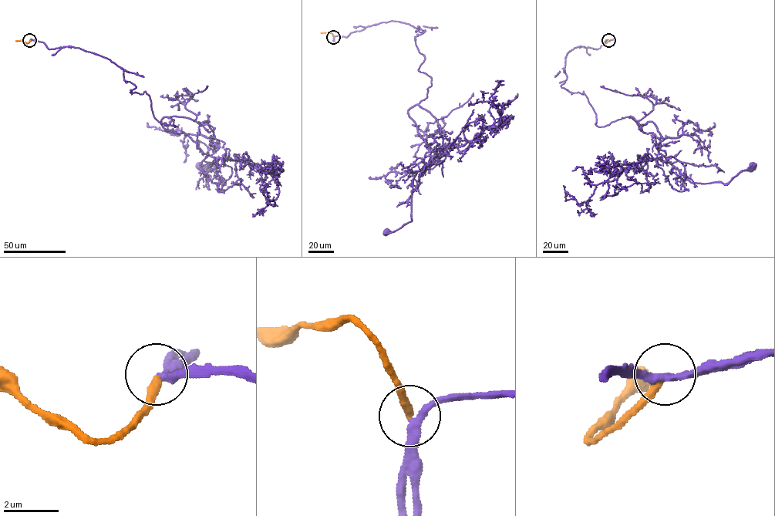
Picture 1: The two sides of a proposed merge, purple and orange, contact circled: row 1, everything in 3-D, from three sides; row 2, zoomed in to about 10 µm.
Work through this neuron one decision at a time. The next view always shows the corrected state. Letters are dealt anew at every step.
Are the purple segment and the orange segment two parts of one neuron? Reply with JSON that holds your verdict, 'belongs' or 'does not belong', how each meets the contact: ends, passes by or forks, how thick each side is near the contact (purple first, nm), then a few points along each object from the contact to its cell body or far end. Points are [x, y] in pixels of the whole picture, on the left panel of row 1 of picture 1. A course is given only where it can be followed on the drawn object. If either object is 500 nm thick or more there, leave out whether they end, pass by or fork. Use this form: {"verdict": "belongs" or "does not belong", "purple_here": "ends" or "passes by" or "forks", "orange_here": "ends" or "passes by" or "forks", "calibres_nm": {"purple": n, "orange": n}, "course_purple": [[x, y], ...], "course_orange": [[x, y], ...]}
{"verdict": "belongs", "purple_here": "passes by", "orange_here": "ends", "calibres_nm": {"purple": 240, "orange": 300}, "course_purple": [[30, 40], [121, 67], [225, 183], [198, 166]], "course_orange": [[29, 40], [27, 43], [15, 41]]}

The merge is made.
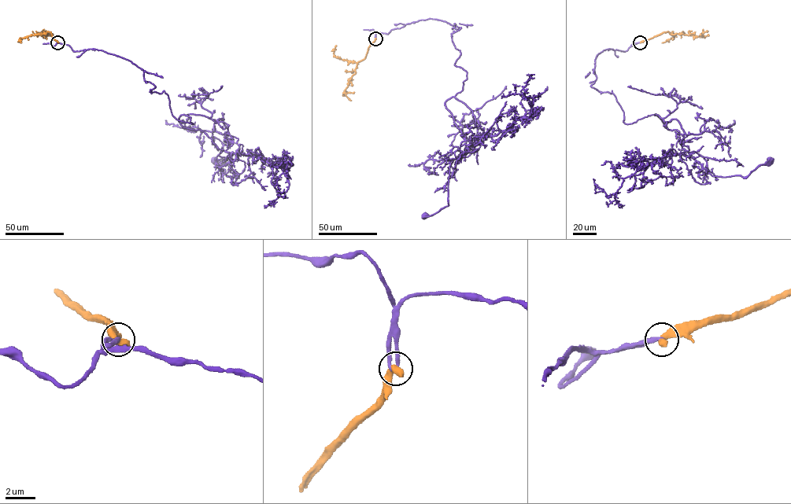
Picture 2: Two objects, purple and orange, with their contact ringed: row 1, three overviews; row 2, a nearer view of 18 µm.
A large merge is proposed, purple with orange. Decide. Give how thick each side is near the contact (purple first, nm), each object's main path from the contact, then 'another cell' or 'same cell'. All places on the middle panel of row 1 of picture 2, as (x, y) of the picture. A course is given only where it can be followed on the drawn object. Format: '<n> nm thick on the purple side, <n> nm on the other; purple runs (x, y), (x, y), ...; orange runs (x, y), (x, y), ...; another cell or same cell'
220 nm thick on the purple side, 600 nm on the other; purple runs (375, 38), (429, 19), (461, 27), (467, 79), (445, 104), (464, 140), (447, 157), (449, 204), (423, 216); orange runs (375, 38), (365, 58), (357, 63), (355, 73), (345, 90), (351, 100); another cell

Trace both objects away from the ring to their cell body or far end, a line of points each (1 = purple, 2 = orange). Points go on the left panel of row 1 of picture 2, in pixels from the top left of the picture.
1: (57, 42), (141, 68), (238, 177), (213, 160)
2: (57, 42), (50, 31), (47, 31), (44, 37), (53, 36)

